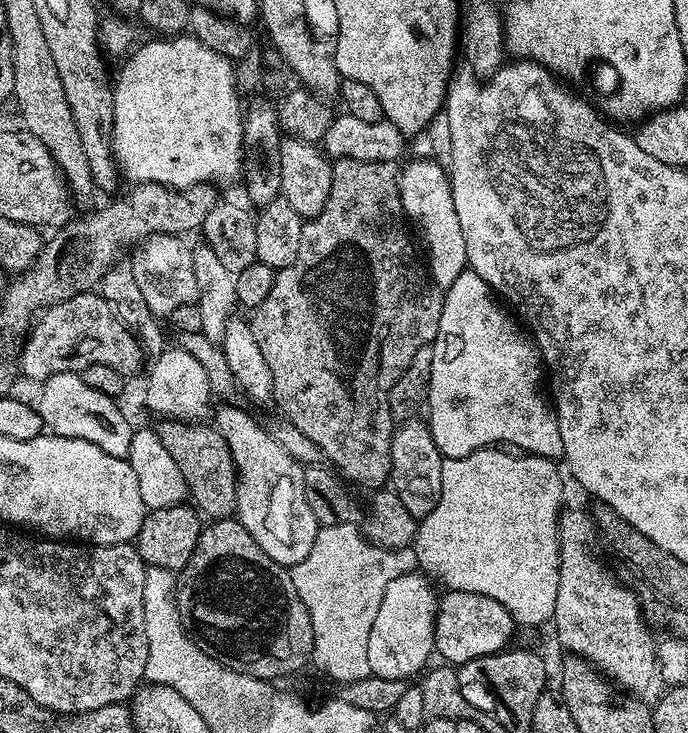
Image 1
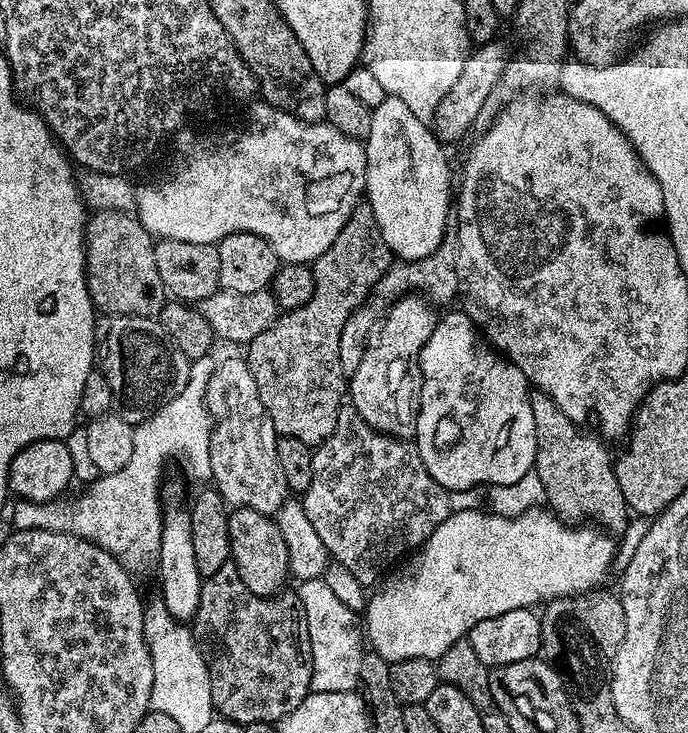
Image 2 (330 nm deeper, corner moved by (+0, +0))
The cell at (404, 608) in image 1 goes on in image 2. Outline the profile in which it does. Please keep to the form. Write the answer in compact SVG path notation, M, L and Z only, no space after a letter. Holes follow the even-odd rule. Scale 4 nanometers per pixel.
M543 507L532 508L529 512L523 512L521 516L497 516L496 513L491 510L485 510L485 512L453 511L451 515L430 534L427 543L421 544L395 571L385 575L382 583L375 589L377 592L374 593L373 596L371 593L371 595L367 597L366 611L362 616L363 623L366 625L367 643L370 645L371 651L377 652L383 660L389 662L402 660L404 658L426 658L427 660L435 662L439 660L442 654L446 654L446 650L450 650L450 646L454 646L454 642L458 642L467 637L468 631L473 626L474 616L471 616L464 608L470 607L471 604L484 604L484 610L482 610L483 618L494 618L498 614L506 614L506 610L540 606L547 601L556 599L558 596L578 596L582 592L590 592L597 586L603 585L600 583L607 578L608 567L612 564L612 555L616 552L616 548L612 545L611 539L613 540L613 537L609 535L607 531L601 530L596 526L569 526L565 521L561 520L559 516L553 514L551 511L545 510ZM456 568L460 568L460 596L456 596Z

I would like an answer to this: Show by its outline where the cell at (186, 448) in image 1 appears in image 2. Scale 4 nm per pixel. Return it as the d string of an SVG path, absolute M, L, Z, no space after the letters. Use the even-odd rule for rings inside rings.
M232 508L228 513L230 526L231 563L236 565L246 590L259 596L275 596L290 580L286 541L272 516L263 516L258 510Z

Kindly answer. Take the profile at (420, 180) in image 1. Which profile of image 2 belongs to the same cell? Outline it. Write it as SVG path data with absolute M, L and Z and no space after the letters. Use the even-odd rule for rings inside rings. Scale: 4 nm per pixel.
M387 96L382 105L372 109L370 133L364 141L367 162L366 202L374 214L375 222L382 231L386 244L400 260L421 260L432 256L444 240L452 210L450 164L435 131L422 119L415 117L397 96Z

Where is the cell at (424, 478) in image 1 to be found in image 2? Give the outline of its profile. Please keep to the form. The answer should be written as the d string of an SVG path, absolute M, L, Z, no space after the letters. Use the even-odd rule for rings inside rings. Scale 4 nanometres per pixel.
M416 294L401 295L385 311L374 339L364 349L364 357L347 381L346 392L351 407L356 408L364 421L383 436L395 436L407 442L415 437L418 380L413 373L418 368L420 347L430 338L438 319L437 313L432 312L435 312L433 305L427 299Z

